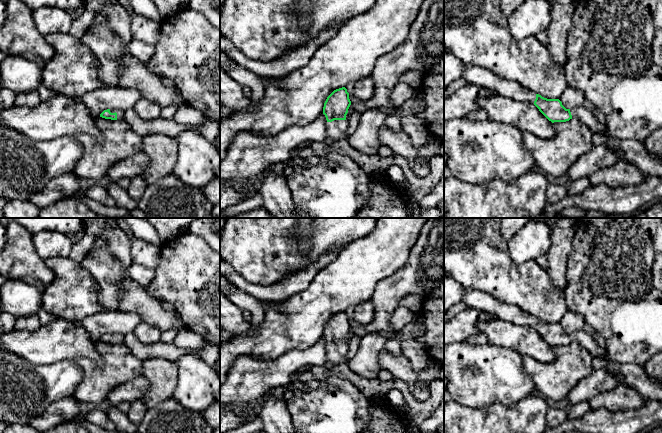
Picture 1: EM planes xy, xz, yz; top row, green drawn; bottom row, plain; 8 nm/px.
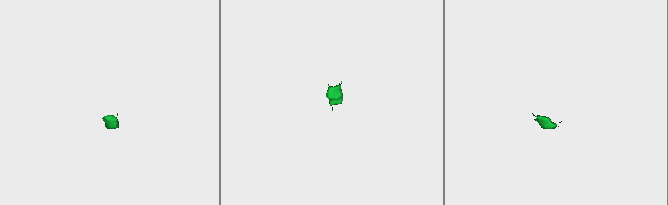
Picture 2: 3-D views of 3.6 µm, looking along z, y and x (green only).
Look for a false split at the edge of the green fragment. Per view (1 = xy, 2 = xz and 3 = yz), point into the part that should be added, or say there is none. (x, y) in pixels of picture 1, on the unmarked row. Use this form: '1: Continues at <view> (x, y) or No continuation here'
1: Continues at xy (120, 338)
2: Continues at xz (336, 354)
3: Continues at yz (634, 376)

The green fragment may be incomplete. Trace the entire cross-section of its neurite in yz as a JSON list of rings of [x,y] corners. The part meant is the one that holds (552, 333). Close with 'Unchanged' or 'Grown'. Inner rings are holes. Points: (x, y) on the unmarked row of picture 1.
[[[464,288],[463,302],[470,308],[491,313],[496,318],[534,328],[552,347],[566,346],[572,342],[578,343],[594,358],[603,358],[605,360],[604,369],[620,375],[623,378],[622,383],[635,389],[641,396],[649,400],[662,401],[662,383],[651,379],[642,366],[614,362],[608,356],[607,350],[600,348],[594,337],[583,329],[574,333],[566,333],[559,323],[544,322],[517,306],[502,302],[493,295],[480,290]]]. Grown

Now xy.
[[[107,333],[100,338],[100,341],[111,344],[123,344],[124,336],[117,333]]]. Grown

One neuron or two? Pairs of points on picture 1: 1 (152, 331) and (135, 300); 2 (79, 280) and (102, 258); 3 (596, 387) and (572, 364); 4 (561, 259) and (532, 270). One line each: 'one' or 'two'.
1: two
2: two
3: two
4: two

